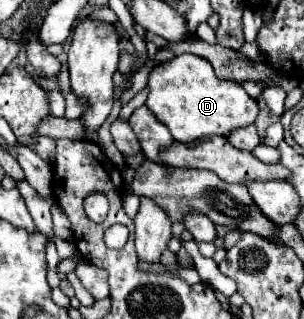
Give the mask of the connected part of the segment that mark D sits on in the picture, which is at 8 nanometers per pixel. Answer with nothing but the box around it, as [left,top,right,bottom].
[146,54,258,142]

